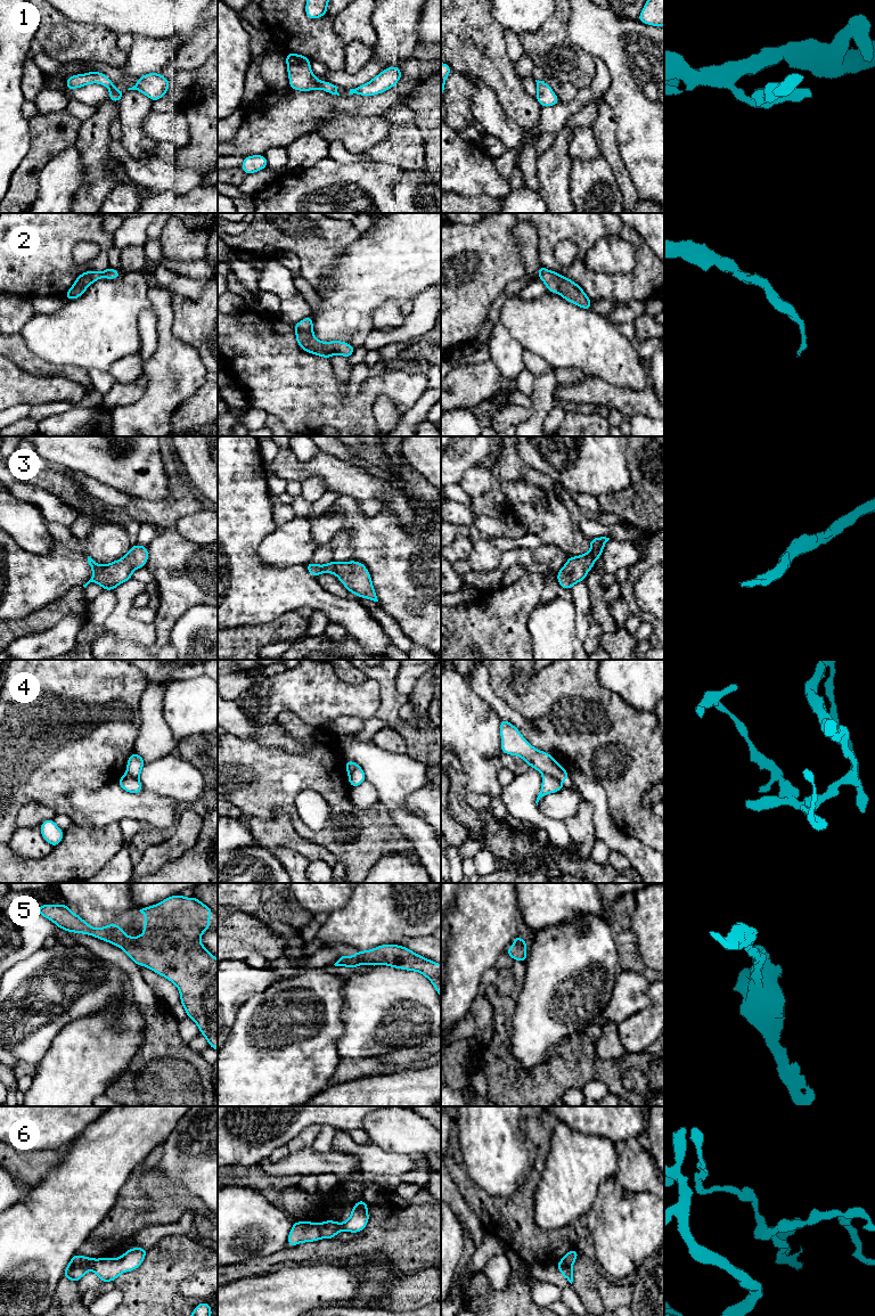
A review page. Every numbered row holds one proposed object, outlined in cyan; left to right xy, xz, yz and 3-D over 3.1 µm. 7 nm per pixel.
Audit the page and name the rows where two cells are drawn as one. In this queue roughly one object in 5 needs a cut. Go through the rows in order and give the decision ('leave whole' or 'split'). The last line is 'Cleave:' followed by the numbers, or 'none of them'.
1: leave whole
2: leave whole
3: leave whole
4: split
5: leave whole
6: split
Cleave: 4, 6

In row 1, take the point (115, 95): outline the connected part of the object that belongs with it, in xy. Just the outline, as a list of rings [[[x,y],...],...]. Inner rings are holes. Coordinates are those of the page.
[[[97,71],[69,76],[65,82],[67,90],[81,88],[91,83],[100,83],[109,89],[108,99],[116,103],[120,103],[124,92],[118,90],[106,74],[99,73]]]

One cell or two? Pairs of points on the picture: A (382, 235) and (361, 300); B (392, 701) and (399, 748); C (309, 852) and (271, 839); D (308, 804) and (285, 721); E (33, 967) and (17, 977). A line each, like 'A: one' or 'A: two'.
A: one
B: two
C: one
D: one
E: one

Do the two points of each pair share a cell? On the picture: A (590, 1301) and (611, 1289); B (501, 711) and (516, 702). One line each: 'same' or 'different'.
A: different
B: different

